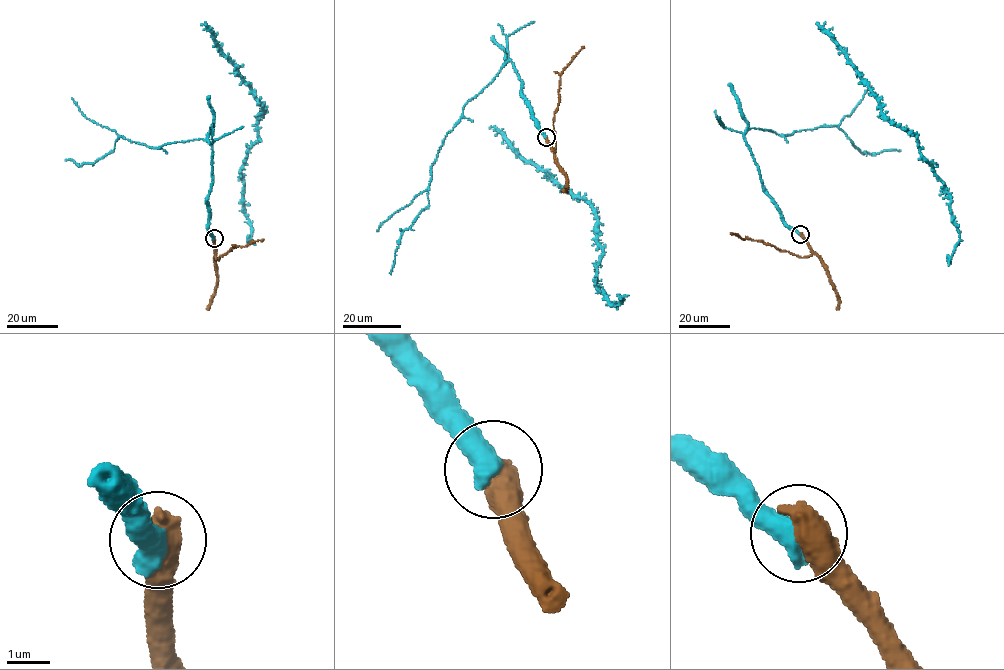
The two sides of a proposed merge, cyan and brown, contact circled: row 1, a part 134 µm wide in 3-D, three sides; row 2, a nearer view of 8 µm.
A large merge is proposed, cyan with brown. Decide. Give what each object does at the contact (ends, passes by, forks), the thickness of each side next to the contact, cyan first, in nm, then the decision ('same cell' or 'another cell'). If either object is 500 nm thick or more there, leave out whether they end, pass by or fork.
600/700 nm | same cell

